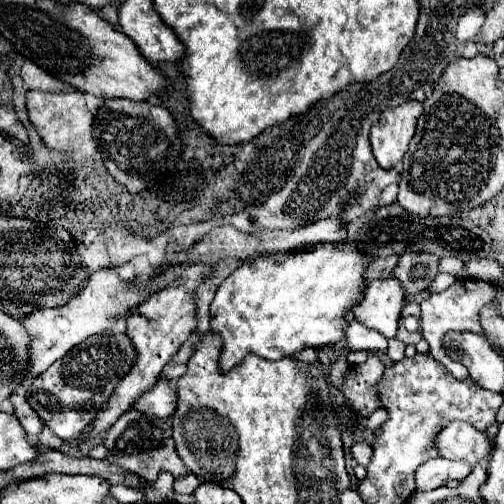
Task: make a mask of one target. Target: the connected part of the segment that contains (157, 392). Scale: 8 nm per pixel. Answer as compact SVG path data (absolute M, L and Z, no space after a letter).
M158 379L158 383L146 391L134 405L138 411L144 411L146 415L168 419L176 411L176 389L172 383Z

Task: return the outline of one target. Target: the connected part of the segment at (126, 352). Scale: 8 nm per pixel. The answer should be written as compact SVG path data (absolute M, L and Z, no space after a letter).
M126 333L92 335L84 343L72 347L64 359L40 373L26 391L26 399L40 419L64 441L80 441L86 427L96 419L100 405L112 395L116 383L128 375L136 363L136 351Z

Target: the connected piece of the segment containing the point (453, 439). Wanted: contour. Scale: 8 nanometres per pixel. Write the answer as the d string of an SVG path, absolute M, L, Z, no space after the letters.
M454 421L438 435L436 447L446 459L478 465L490 457L494 441L490 441L484 431L474 429L470 423Z

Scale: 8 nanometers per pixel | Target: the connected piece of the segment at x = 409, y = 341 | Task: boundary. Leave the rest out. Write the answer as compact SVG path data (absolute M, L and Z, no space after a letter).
M400 321L400 329L398 329L396 339L398 339L398 341L402 341L404 345L416 345L416 343L422 339L422 335L420 335L420 331L414 331L414 333L406 331L406 327L404 327L404 325L402 325L402 321Z

